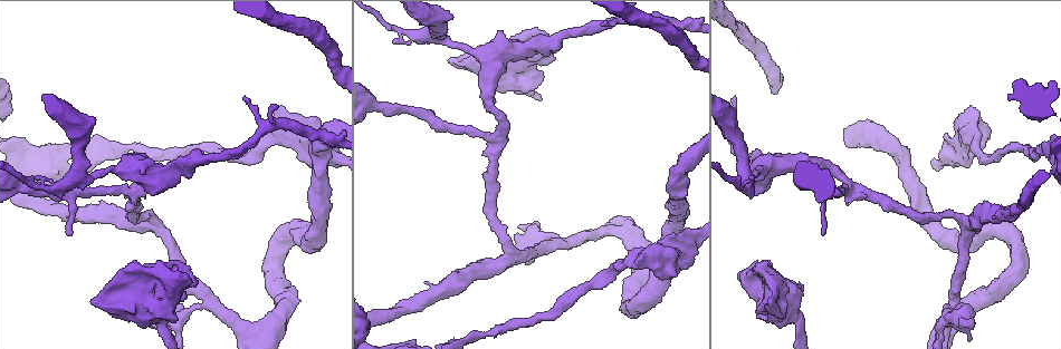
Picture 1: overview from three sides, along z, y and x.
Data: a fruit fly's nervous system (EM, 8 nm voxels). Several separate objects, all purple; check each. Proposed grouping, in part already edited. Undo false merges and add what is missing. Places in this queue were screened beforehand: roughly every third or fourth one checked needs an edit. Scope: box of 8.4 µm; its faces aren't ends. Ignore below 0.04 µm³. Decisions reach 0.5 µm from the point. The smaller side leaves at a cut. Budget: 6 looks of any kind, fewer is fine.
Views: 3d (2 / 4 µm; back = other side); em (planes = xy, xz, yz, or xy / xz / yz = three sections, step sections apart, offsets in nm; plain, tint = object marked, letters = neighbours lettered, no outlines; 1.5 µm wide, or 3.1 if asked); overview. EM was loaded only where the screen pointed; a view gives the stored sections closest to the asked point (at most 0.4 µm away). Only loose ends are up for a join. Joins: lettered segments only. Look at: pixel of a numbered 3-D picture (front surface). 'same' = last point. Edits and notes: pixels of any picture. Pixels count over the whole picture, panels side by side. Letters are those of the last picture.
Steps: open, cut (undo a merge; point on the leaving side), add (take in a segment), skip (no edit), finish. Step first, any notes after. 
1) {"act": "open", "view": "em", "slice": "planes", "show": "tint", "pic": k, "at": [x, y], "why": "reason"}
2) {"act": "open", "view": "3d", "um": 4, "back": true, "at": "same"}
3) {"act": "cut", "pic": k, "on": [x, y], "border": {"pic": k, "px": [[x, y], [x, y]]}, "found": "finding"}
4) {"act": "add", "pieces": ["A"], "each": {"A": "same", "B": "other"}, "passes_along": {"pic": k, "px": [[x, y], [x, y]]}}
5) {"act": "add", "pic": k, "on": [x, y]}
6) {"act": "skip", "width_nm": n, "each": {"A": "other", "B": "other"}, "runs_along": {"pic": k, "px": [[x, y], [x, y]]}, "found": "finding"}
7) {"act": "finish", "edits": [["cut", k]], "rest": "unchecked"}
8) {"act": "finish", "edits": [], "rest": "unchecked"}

{"act": "open", "view": "3d", "um": 2, "pic": 1, "at": [152, 216], "why": "three-way junction"}

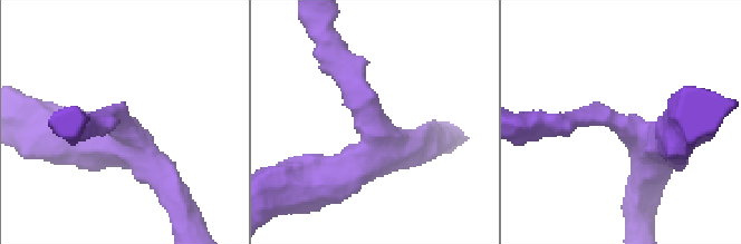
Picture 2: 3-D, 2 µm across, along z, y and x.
{"act": "open", "view": "em", "slice": "yz", "step": 8, "show": "tint", "pic": 2, "at": [615, 124], "arms": 3, "arm_widths_nm": [220, 220, 340]}

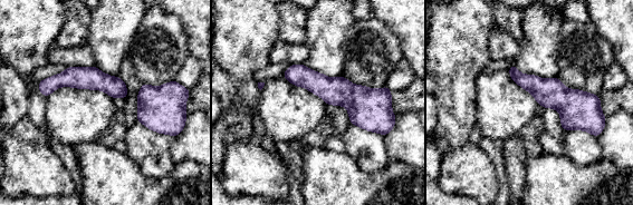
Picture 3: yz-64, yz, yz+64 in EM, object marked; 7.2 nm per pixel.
{"act": "open", "view": "em", "slice": "planes", "show": "letters", "at": "same"}

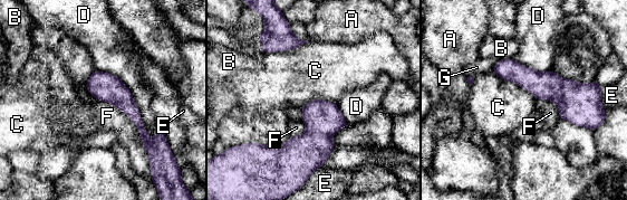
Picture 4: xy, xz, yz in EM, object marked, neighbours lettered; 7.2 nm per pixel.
{"act": "skip", "width_nm": 200, "each": {"A": "other", "B": "other", "C": "other", "D": "other", "E": "other", "F": "other", "G": "other"}, "found": "one cell here"}

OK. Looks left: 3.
{"act": "open", "view": "3d", "um": 4, "back": true, "pic": 1, "at": [333, 157], "why": "thick turns thin"}

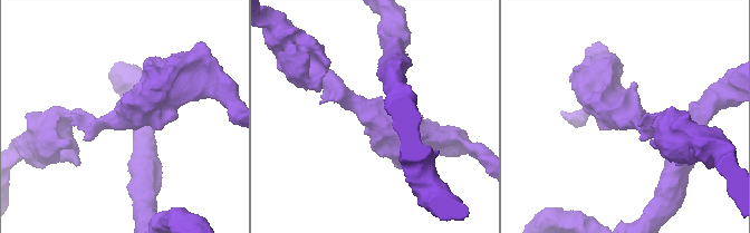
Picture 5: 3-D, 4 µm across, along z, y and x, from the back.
{"act": "open", "view": "em", "slice": "xz", "step": 8, "show": "tint", "pic": 5, "at": [129, 114]}

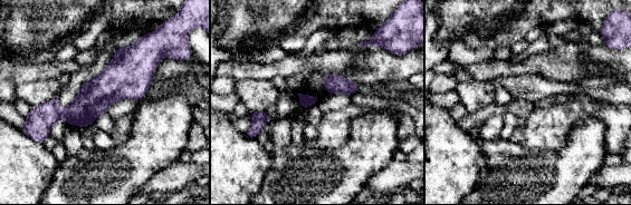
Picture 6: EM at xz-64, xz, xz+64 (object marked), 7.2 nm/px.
{"act": "open", "view": "em", "slice": "xy", "step": 8, "show": "letters", "at": "same"}

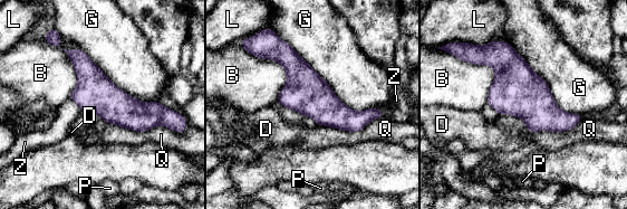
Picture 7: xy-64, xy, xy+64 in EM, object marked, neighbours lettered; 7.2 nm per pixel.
{"act": "skip", "longest_contact_nm": ["G", 900], "each": {"B": "other", "D": "other", "G": "other", "L": "other", "P": "other", "Q": "other", "Z": "other"}, "found": "all the same cell"}

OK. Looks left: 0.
{"act": "finish", "edits": [], "rest": "unchecked"}

